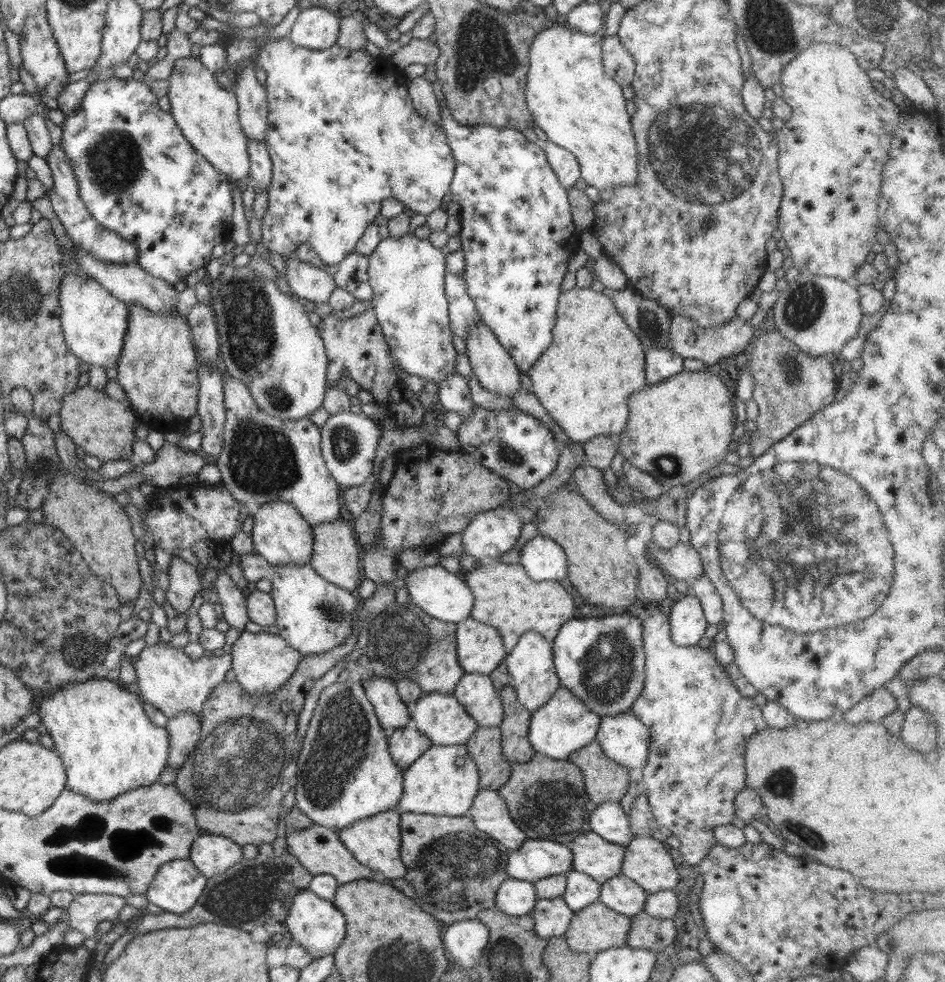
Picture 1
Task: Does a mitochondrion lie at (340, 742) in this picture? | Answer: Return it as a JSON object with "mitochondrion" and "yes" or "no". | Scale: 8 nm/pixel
{"mitochondrion":"yes"}

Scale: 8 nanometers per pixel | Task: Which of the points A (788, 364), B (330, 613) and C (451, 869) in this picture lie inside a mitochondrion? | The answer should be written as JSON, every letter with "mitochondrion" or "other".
{"A":"mitochondrion","B":"mitochondrion","C":"mitochondrion"}

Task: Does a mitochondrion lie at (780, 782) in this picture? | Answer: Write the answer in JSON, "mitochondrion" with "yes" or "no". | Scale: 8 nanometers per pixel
{"mitochondrion":"yes"}

